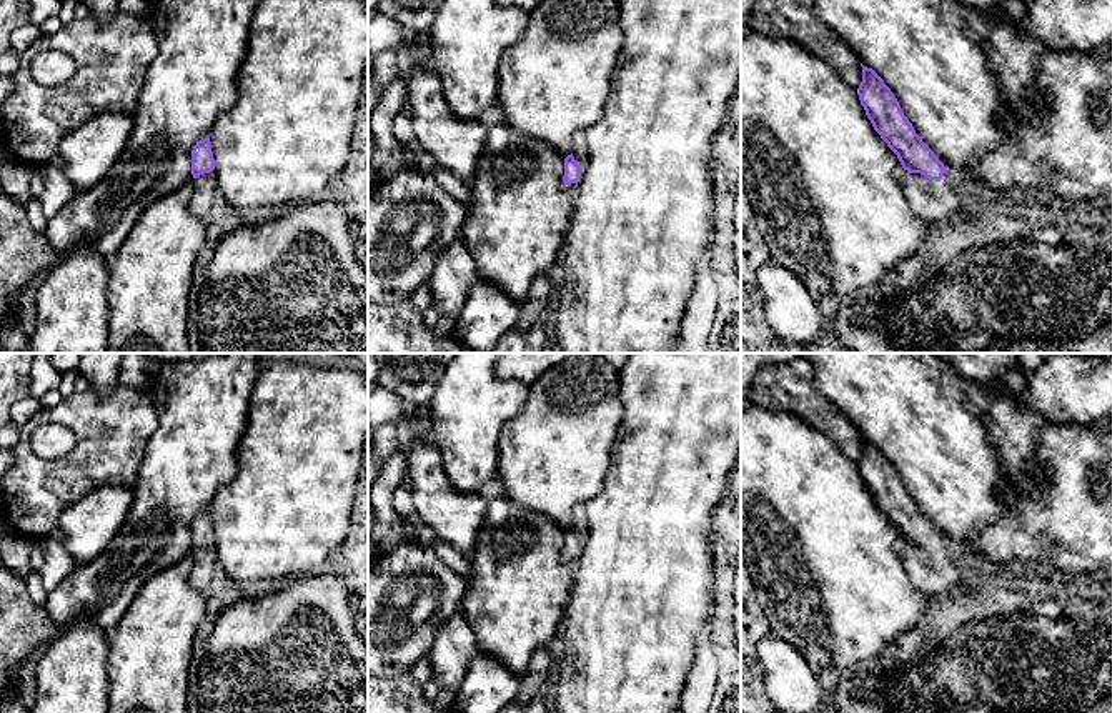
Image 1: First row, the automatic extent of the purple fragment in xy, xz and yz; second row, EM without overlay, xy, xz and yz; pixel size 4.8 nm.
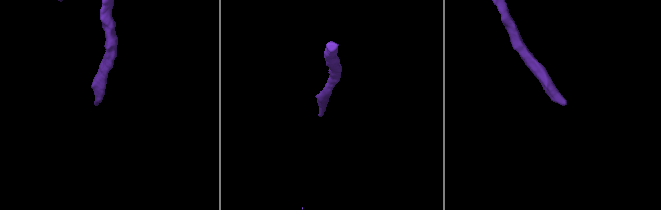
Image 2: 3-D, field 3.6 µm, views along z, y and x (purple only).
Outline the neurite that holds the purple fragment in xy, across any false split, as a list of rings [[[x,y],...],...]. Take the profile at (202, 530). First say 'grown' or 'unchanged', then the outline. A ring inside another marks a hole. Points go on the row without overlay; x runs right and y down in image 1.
grown; [[[210,510],[201,511],[191,523],[193,570],[190,583],[196,591],[210,593],[218,583],[218,558]]]

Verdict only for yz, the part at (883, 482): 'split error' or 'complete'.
split error

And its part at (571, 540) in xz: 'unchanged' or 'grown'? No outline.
grown

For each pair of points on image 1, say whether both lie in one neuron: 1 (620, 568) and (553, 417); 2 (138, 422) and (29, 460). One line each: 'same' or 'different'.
1: different
2: same

